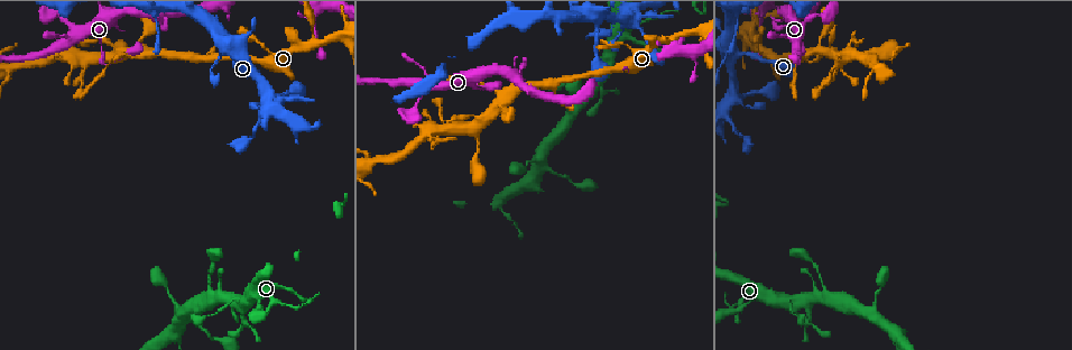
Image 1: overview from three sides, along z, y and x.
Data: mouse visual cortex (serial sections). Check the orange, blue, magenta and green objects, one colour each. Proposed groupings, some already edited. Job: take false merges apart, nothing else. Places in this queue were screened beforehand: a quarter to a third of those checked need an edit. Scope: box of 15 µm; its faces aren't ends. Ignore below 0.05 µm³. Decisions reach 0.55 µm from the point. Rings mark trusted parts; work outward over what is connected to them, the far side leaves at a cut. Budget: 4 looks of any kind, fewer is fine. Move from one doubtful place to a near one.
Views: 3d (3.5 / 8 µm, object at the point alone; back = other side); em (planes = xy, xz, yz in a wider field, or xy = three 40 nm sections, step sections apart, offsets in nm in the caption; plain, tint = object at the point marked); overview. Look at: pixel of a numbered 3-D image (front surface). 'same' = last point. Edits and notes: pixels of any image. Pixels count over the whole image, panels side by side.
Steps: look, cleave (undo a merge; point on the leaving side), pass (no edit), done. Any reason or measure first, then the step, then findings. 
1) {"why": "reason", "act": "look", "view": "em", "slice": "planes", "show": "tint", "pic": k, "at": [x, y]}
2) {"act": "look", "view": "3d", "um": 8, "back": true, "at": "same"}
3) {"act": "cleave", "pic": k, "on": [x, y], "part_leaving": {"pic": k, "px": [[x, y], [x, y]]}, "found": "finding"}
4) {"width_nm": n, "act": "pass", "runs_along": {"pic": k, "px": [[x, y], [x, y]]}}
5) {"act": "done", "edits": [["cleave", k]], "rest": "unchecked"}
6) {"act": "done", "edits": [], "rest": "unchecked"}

{"why": "sharp bend", "act": "look", "view": "3d", "um": 3.5, "pic": 1, "at": [737, 53]}

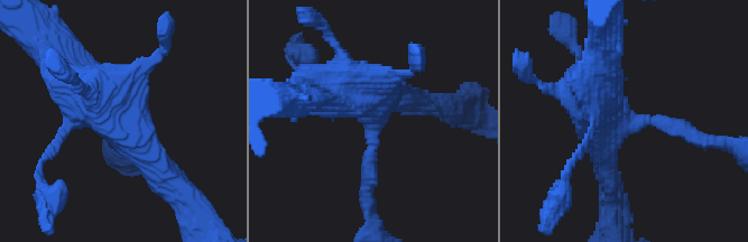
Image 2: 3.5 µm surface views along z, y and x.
{"why": "need the tissue", "act": "look", "view": "em", "slice": "xy", "step": 2, "show": "tint", "pic": 2, "at": [615, 115]}

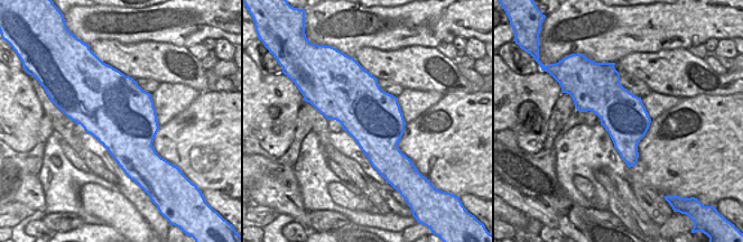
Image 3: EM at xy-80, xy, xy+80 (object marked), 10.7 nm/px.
{"act": "pass", "runs_along": {"pic": 2, "px": [[119, 122], [109, 101], [51, 57]]}, "found": "continuous, no second cell"}

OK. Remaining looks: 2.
{"why": "calibre changes", "act": "look", "view": "3d", "um": 3.5, "pic": 1, "at": [134, 57]}

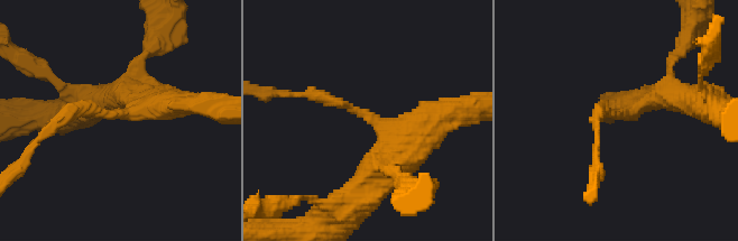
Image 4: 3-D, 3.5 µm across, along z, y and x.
{"arm_widths_nm": [200, 400], "why": "shape alone is not enough", "act": "look", "view": "em", "slice": "xy", "step": 5, "show": "tint", "pic": 4, "at": [621, 111]}

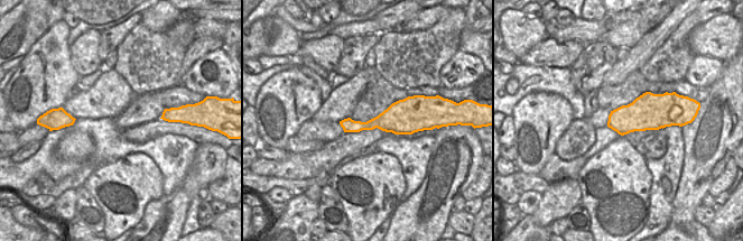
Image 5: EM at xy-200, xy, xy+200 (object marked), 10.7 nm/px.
{"width_nm": 260, "act": "pass", "runs_along": {"pic": 4, "px": [[432, 124], [388, 128], [302, 93]]}, "found": "all the same cell"}

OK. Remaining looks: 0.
{"act": "done", "edits": [], "rest": "unchecked"}

